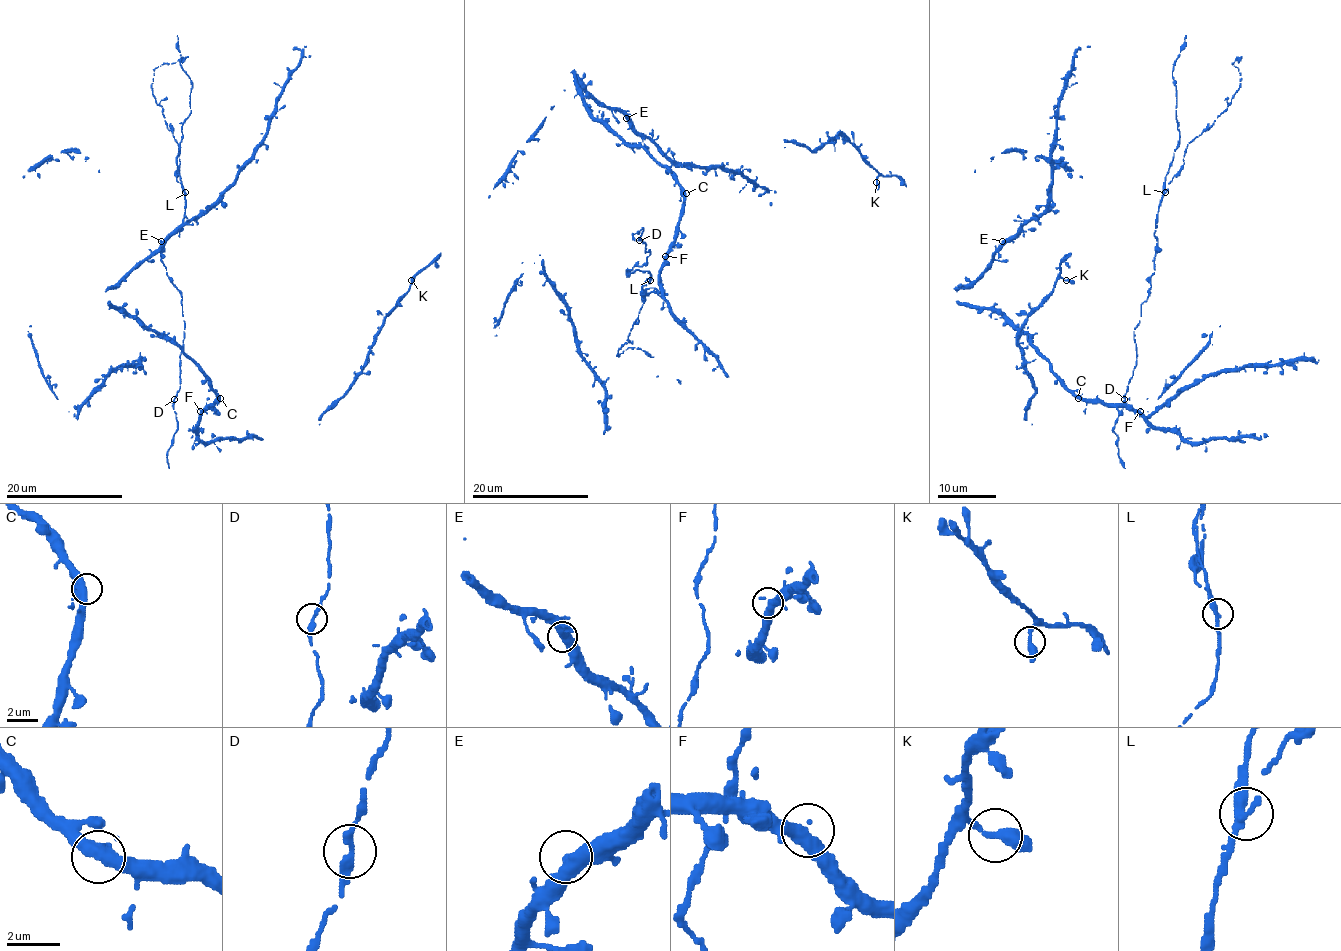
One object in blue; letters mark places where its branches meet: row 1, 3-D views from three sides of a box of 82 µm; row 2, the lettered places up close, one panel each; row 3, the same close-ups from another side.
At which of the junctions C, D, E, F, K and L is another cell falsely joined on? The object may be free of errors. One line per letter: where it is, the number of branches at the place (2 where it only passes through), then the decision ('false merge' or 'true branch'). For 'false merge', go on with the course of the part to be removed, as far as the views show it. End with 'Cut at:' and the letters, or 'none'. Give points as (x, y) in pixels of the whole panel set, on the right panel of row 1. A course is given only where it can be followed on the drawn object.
C: (1078, 398) | 2 | true branch
D: (1124, 399) | 2 | true branch
E: (1002, 241) | 2 | true branch
F: (1140, 411) | 2 | true branch
K: (1066, 280) | 2 | true branch
L: (1165, 192) | 2 | false merge | (1165, 193), (1184, 163), (1187, 145), (1226, 108), (1239, 86), (1241, 75), (1232, 63), (1241, 56)
Cut at: L

